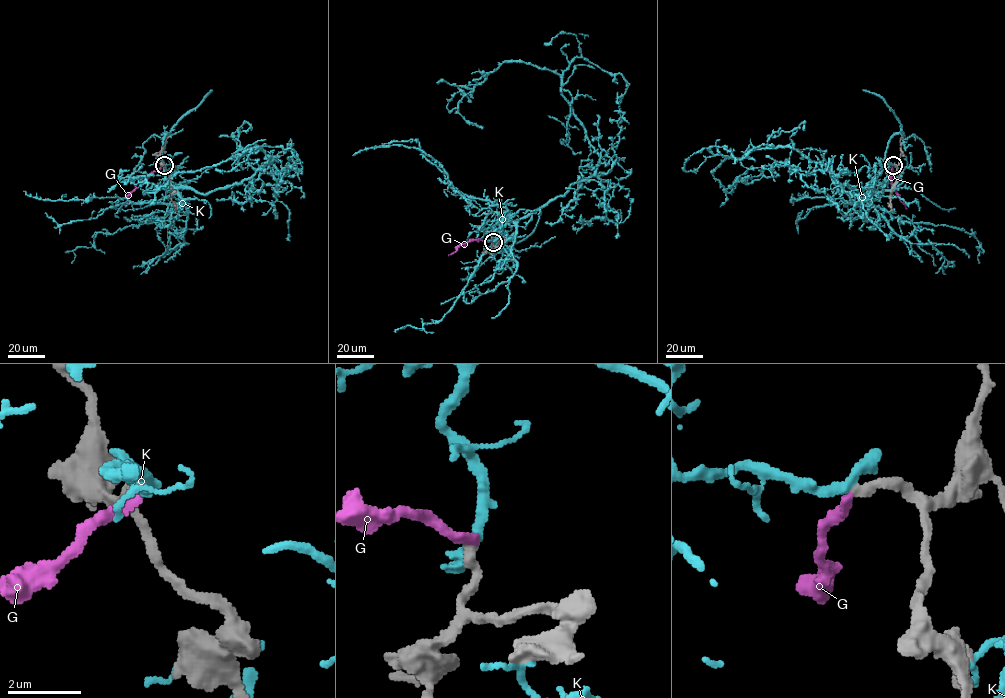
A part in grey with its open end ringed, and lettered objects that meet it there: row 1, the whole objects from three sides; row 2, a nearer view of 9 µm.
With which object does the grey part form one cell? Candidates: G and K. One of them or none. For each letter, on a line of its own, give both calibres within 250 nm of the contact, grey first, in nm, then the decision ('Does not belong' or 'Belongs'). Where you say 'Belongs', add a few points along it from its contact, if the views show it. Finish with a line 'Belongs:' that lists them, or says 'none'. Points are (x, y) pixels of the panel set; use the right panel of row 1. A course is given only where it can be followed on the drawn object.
G: Thickness 280 nm (grey) against 280 nm. Does not belong
K: Thickness 300 nm (grey) against 440 nm. Does not belong
Belongs: none

